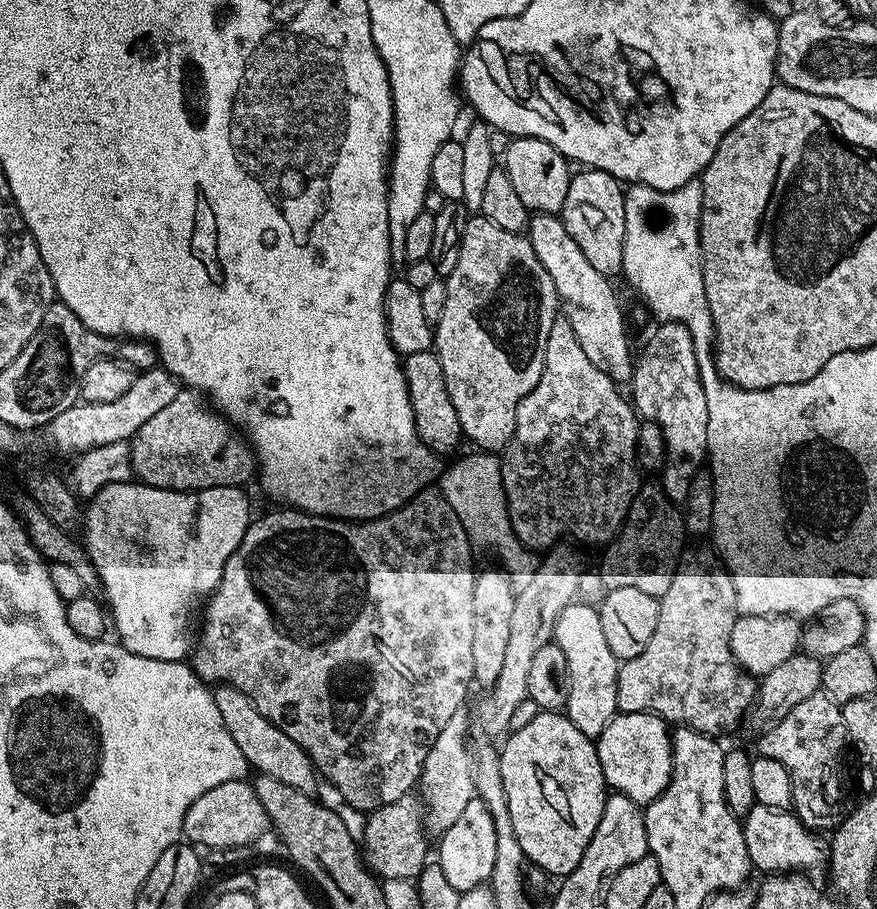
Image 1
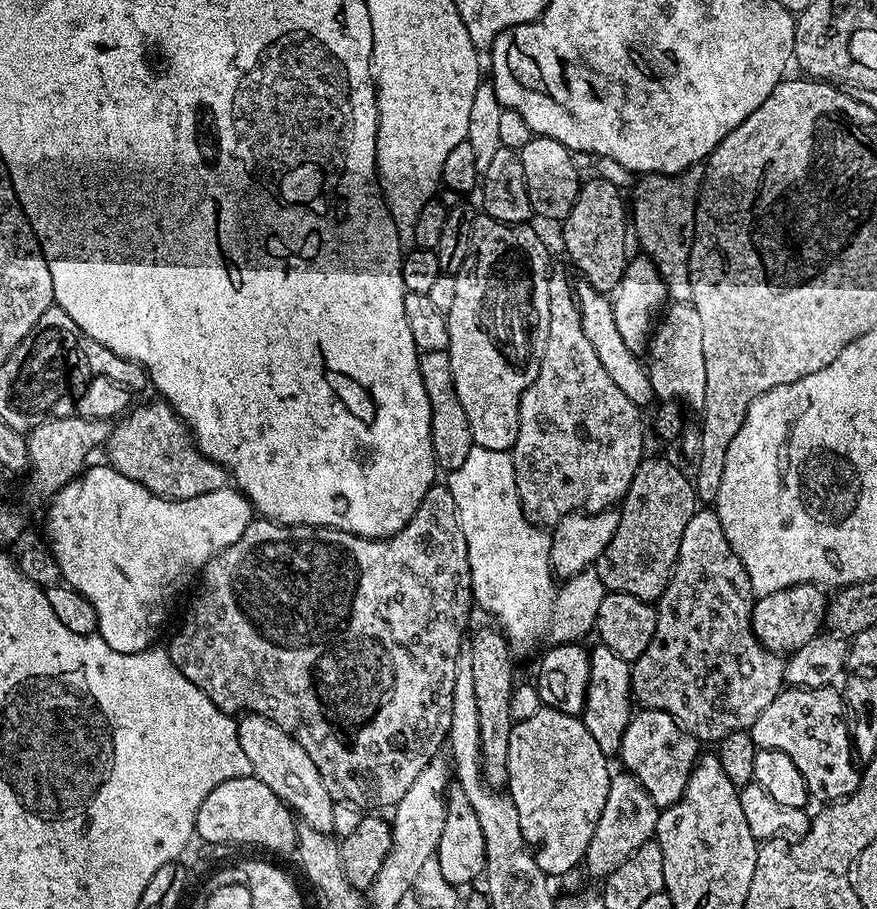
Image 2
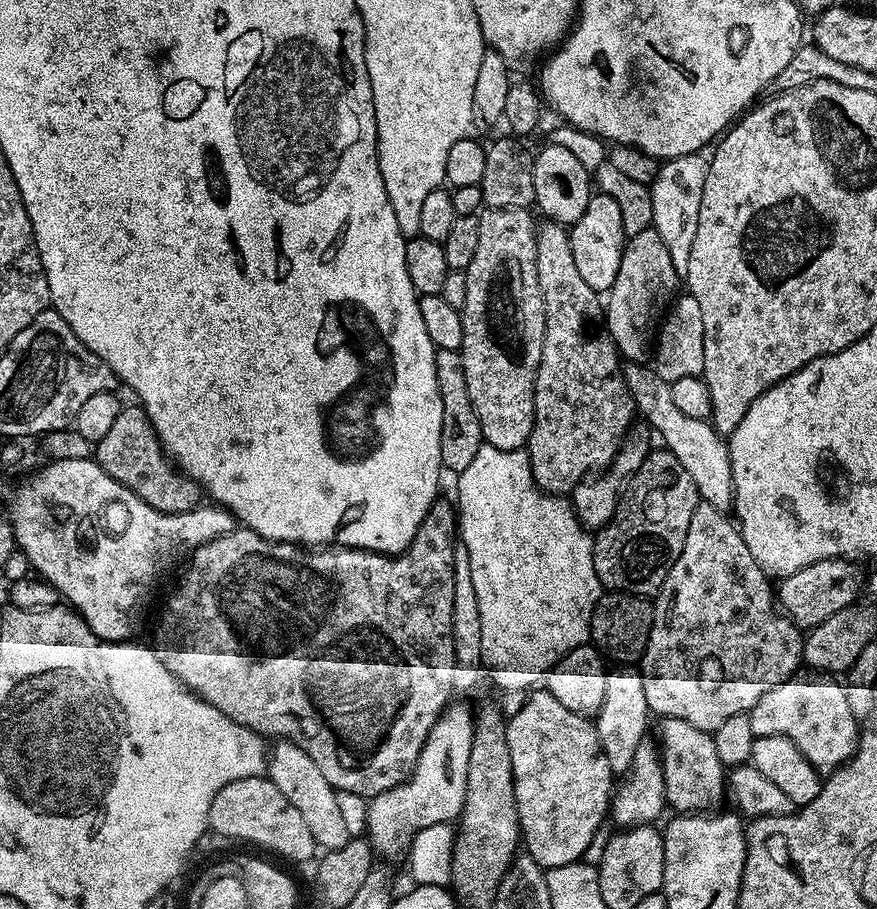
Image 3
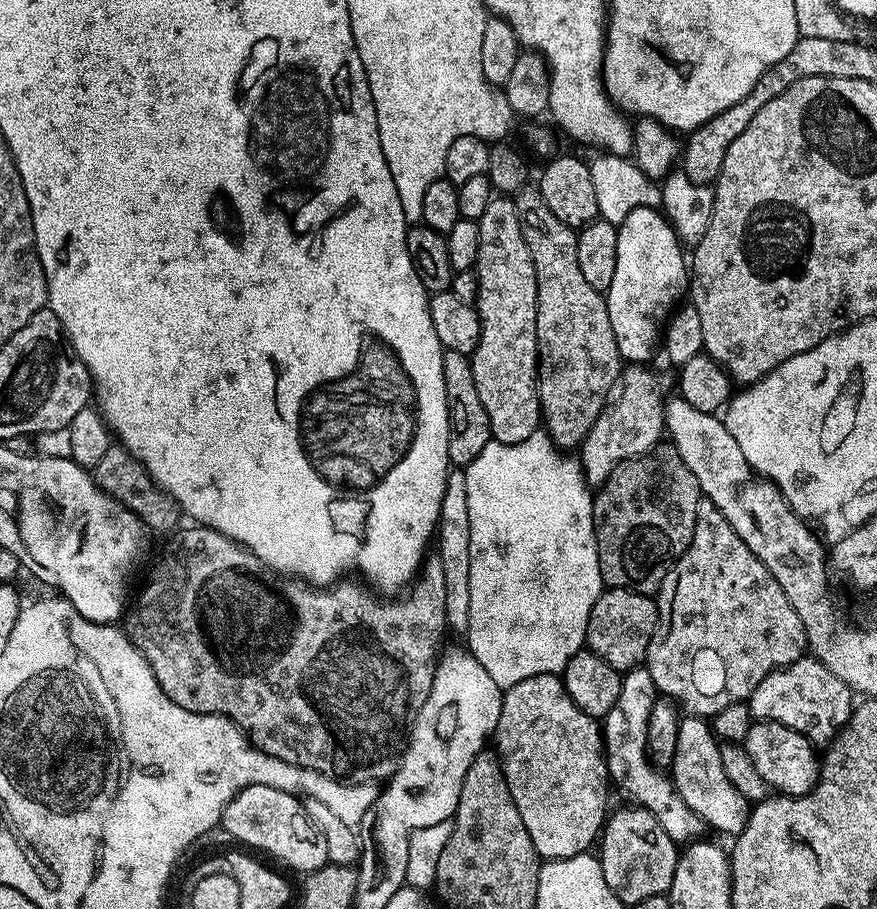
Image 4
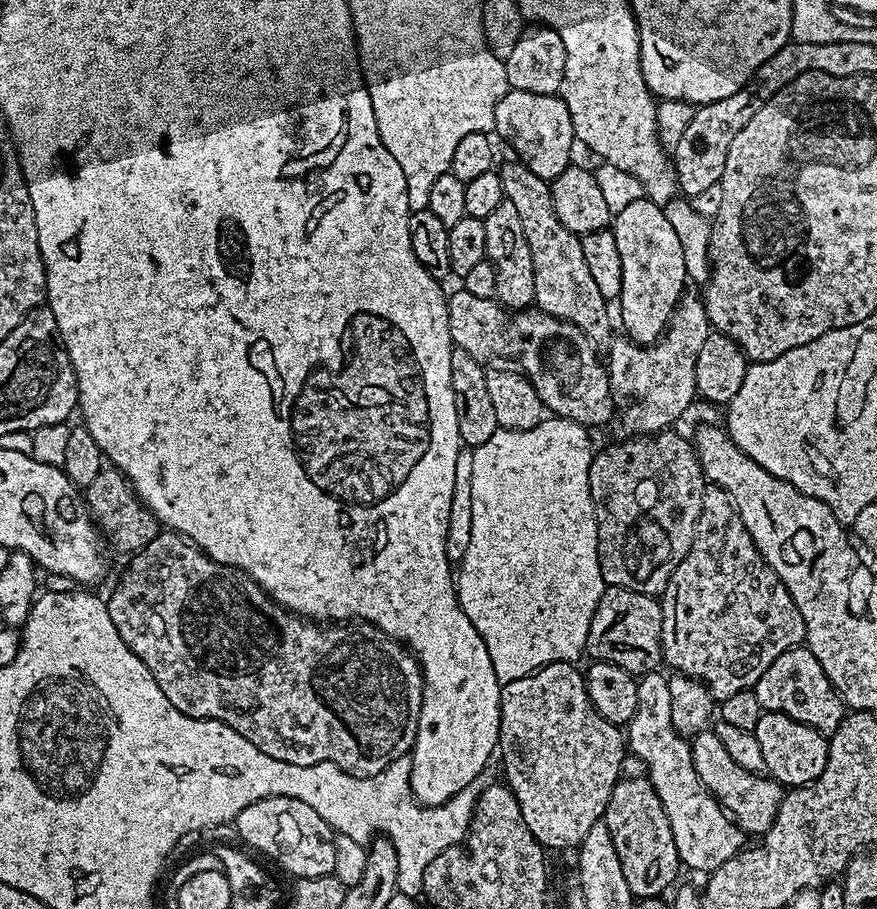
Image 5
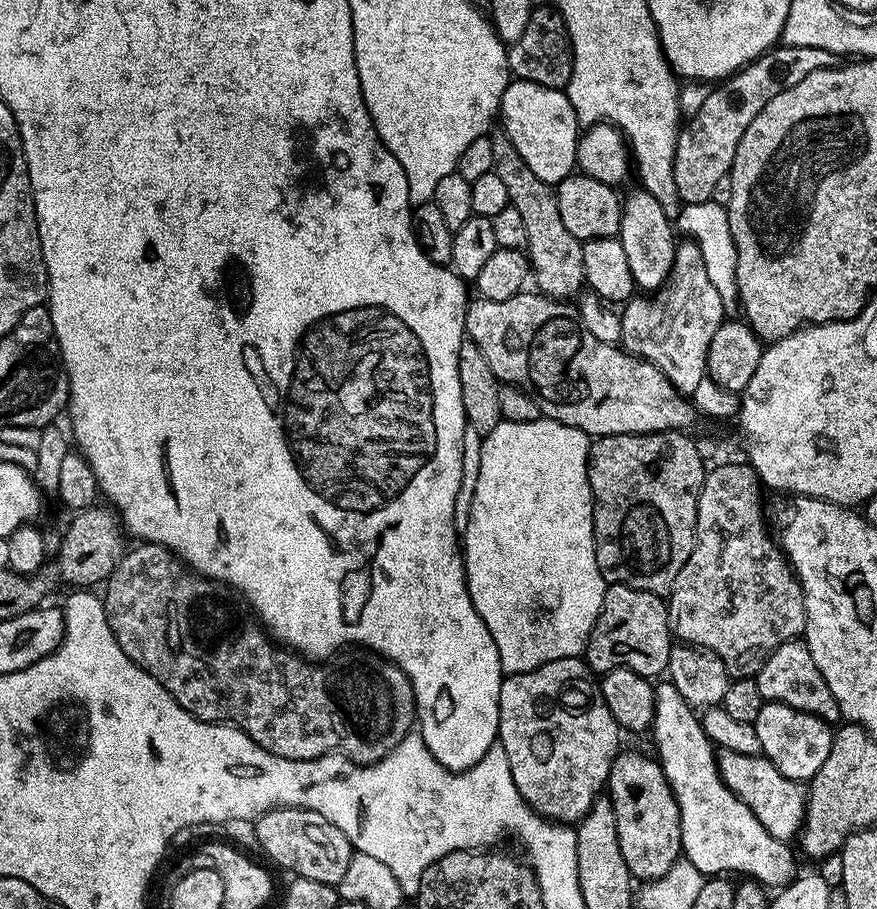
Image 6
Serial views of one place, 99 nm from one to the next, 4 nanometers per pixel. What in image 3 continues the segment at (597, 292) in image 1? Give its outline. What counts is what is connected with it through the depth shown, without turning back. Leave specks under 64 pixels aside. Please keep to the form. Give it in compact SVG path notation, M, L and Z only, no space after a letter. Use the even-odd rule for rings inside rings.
M628 362L623 365L622 371L635 411L644 415L643 423L655 435L657 432L664 439L663 447L672 452L674 458L682 462L686 474L694 478L694 486L701 501L721 510L731 509L734 504L732 463L725 437L721 436L709 421L689 418L687 414L682 414L682 410L674 406L674 398L670 398L669 381L663 380L656 373L655 367L644 362Z

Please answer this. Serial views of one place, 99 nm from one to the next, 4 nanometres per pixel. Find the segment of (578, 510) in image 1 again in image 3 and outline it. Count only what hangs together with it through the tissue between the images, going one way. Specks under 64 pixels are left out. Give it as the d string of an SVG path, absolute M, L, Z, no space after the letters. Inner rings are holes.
M551 222L541 223L536 230L536 261L538 262L538 286L542 290L542 302L544 303L544 341L542 342L542 358L536 371L536 384L534 390L534 426L526 445L530 470L537 488L545 494L568 494L573 488L577 488L582 481L593 474L599 474L611 464L616 456L616 451L620 449L620 441L628 435L633 427L634 405L632 396L628 393L628 387L624 381L622 371L622 357L616 350L616 345L612 343L611 336L596 329L596 323L602 320L602 300L590 286L586 286L586 281L578 274L578 266L574 266L574 250L570 250L569 229L563 224L553 224Z

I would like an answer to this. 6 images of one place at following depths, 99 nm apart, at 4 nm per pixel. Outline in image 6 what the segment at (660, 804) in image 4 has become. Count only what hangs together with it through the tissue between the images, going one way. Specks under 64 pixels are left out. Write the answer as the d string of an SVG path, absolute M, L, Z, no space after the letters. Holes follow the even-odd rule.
M663 682L664 684L657 683L655 685L656 697L654 698L654 718L652 719L652 726L650 729L650 737L656 743L655 755L658 757L662 770L666 774L666 778L670 782L670 790L674 794L674 798L678 802L678 810L680 811L680 847L682 849L683 859L689 860L695 868L697 868L705 878L716 878L721 874L732 874L728 872L744 872L745 877L751 878L758 884L763 884L765 889L779 890L785 888L791 880L795 880L798 875L796 869L796 856L792 853L792 844L786 840L779 840L774 838L774 834L770 834L766 830L766 826L762 826L762 822L758 822L758 818L754 818L754 814L750 810L750 806L746 806L746 802L742 802L736 797L732 791L726 786L726 782L722 782L720 771L716 765L717 749L714 747L711 740L704 732L704 728L700 725L700 717L697 713L689 707L688 703L682 694L678 694L678 690L671 682Z

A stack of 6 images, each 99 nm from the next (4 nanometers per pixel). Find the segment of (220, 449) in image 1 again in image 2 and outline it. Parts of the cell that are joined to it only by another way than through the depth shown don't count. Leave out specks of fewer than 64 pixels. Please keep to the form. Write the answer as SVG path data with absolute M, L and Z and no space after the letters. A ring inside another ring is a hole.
M159 403L133 407L113 425L106 445L107 463L111 464L114 470L118 470L118 474L130 478L130 482L138 482L138 486L150 490L150 494L167 500L199 498L202 494L214 494L214 490L225 488L229 483L230 473L220 464L215 464L213 460L202 455L187 424L177 416L171 404Z

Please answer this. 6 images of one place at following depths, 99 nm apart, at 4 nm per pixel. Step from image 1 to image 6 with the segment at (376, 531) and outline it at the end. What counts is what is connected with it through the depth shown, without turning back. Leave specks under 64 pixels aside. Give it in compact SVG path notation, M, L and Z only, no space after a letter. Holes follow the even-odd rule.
M140 542L135 546L137 548L129 547L125 551L114 574L110 574L110 578L103 585L102 599L108 625L114 638L118 638L118 646L122 646L124 653L139 668L146 670L146 674L153 676L174 698L174 702L178 702L178 706L186 709L191 716L196 716L207 724L231 724L233 728L242 730L255 744L262 746L262 750L270 754L278 754L278 758L291 760L313 760L319 756L326 756L330 752L339 752L355 764L373 764L386 758L386 754L390 754L390 750L394 750L394 746L398 746L398 742L402 742L402 738L406 738L409 732L413 731L417 723L414 690L410 686L410 678L402 674L397 664L385 660L378 652L370 652L360 646L341 651L327 662L313 662L301 656L299 652L293 652L273 640L252 609L248 607L248 601L241 593L220 583L219 580L207 580L205 576L199 576L179 556L173 554L170 549L162 547L161 544Z

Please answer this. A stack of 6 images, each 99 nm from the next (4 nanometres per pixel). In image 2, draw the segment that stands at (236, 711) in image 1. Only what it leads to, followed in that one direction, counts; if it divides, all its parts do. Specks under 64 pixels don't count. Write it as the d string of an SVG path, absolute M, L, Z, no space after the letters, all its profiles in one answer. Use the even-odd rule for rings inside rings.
M241 715L236 729L238 742L242 742L242 751L246 758L250 758L252 775L270 786L278 798L282 798L282 802L292 809L301 825L331 833L336 801L330 798L330 790L326 790L326 782L322 782L322 774L318 774L318 766L310 762L310 754L302 750L300 743L274 726L274 722L261 716Z

